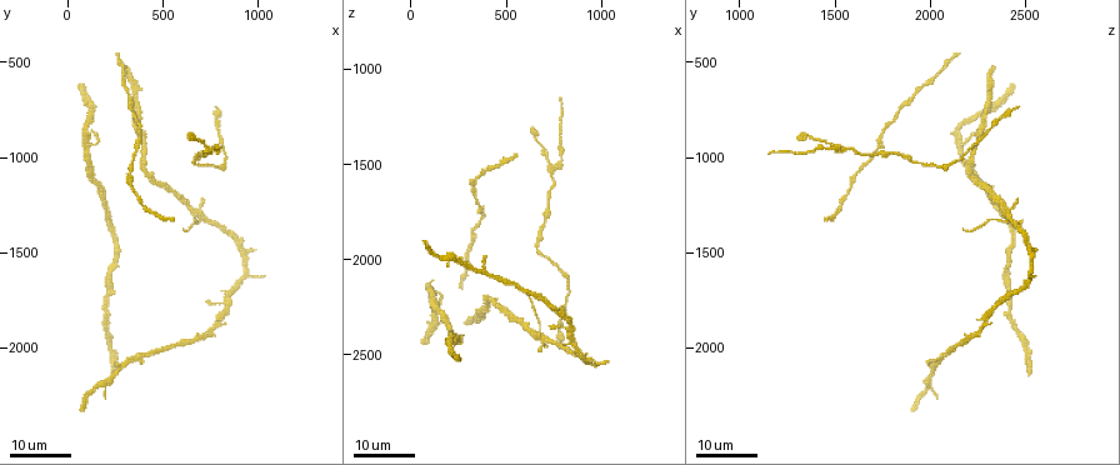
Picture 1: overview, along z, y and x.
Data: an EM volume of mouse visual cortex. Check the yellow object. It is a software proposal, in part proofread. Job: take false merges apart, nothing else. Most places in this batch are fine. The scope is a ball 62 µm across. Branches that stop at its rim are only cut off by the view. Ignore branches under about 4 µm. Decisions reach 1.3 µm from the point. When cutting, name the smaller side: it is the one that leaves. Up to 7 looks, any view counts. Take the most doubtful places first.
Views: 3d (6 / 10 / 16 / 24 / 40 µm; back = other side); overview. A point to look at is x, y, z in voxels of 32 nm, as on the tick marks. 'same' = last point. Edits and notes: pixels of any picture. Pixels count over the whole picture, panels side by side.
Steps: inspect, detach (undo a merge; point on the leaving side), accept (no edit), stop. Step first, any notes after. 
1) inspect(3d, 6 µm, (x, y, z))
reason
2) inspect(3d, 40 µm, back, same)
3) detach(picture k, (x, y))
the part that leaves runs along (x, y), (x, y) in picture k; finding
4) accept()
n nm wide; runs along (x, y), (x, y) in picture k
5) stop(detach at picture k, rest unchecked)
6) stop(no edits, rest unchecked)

inspect(3d, 16 µm, (750, 940, 1500))

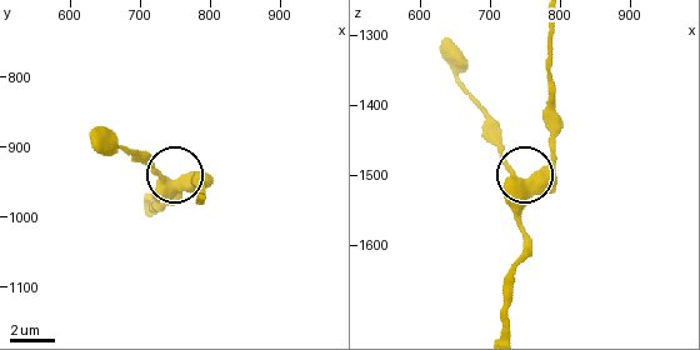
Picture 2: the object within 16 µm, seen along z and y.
inspect(3d, 6 µm, (750, 955, 1510))

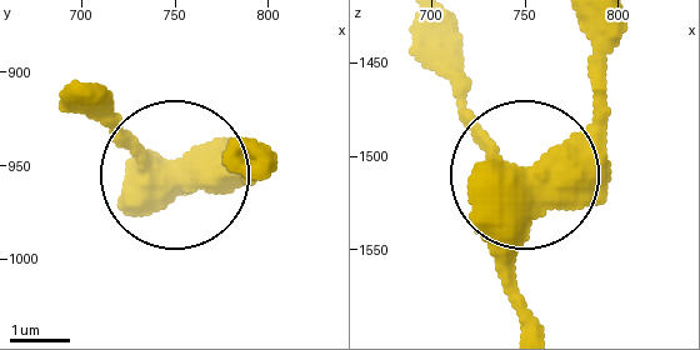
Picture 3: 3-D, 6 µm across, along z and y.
accept()
520 nm wide; continuous, no second neuron

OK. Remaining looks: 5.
inspect(3d, 16 µm, (360, 930, 1730))
branch point

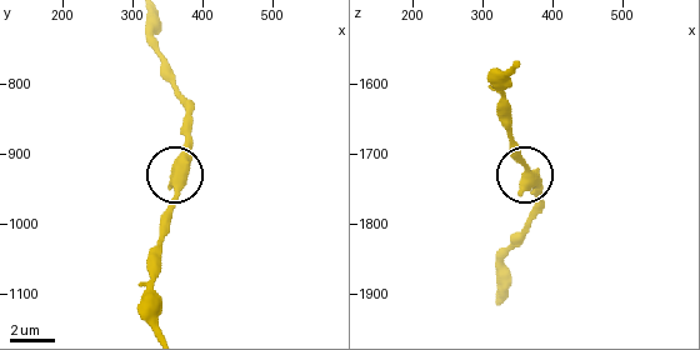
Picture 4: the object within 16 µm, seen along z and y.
inspect(3d, 10 µm, (375, 925, 1740))

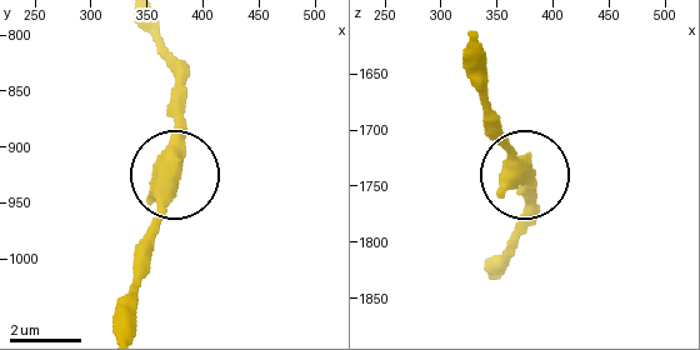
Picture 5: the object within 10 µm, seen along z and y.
accept()
430 nm wide; one neuron here

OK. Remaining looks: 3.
inspect(3d, 16 µm, (220, 2170, 1990))
side arm on a straight run

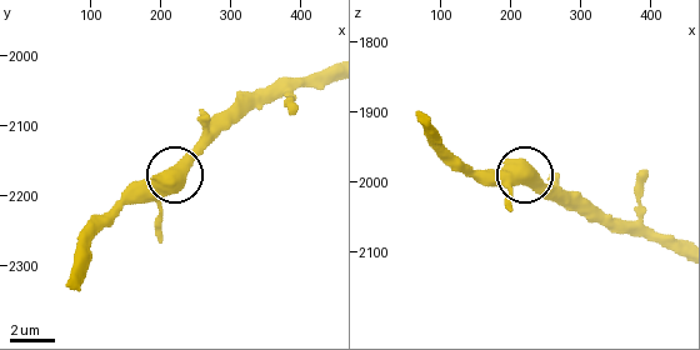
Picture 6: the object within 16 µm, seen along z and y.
inspect(3d, 6 µm, same)

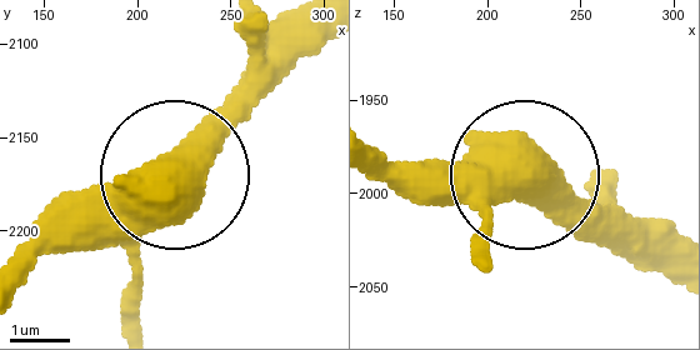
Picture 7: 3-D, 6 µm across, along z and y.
accept()
510 nm wide; all the same neuron

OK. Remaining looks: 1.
stop(no edits, rest unchecked)

